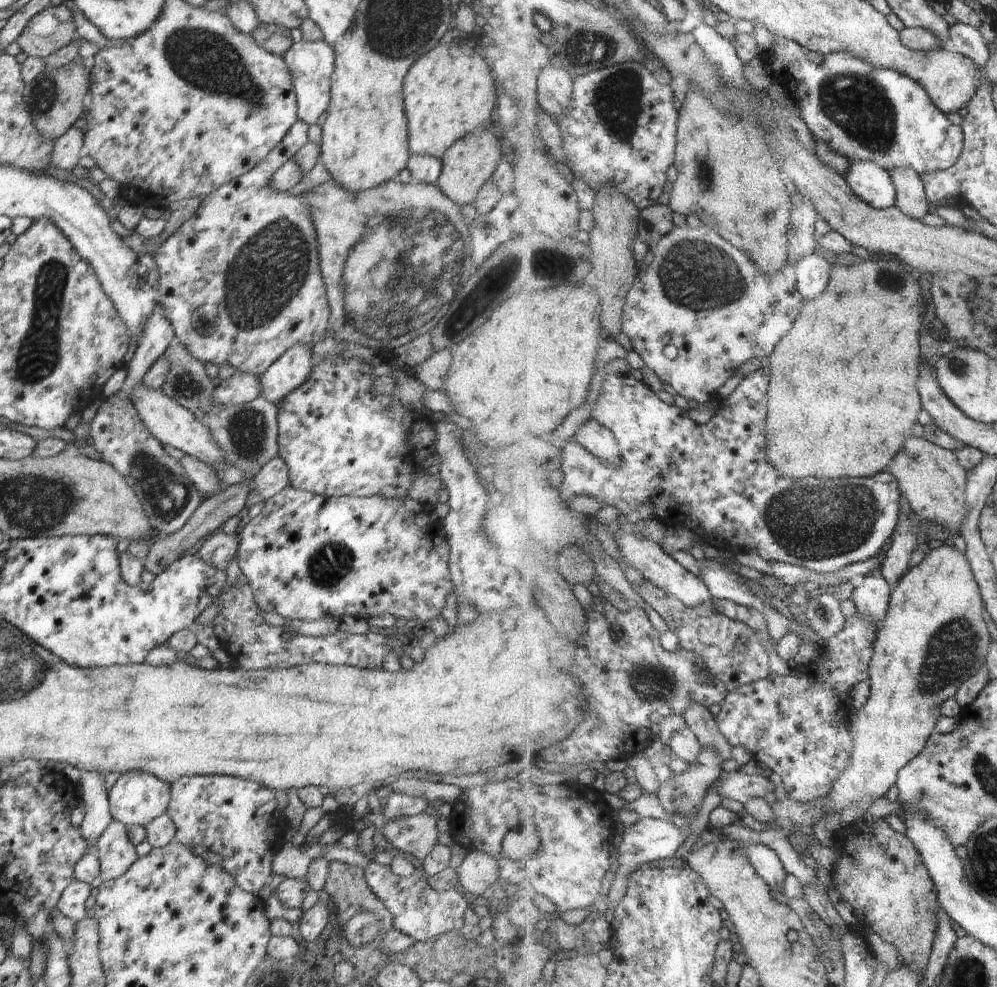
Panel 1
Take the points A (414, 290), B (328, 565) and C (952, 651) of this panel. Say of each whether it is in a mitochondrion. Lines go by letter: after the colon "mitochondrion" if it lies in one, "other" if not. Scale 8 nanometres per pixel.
A: mitochondrion
B: mitochondrion
C: mitochondrion

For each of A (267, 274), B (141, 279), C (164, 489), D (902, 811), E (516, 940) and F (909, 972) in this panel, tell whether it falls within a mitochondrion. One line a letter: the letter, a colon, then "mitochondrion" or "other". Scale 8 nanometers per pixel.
A: mitochondrion
B: other
C: mitochondrion
D: other
E: other
F: other

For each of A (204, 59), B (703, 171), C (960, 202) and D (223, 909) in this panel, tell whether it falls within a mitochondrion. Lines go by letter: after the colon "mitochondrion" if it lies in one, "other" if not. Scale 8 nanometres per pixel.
A: mitochondrion
B: mitochondrion
C: other
D: other

